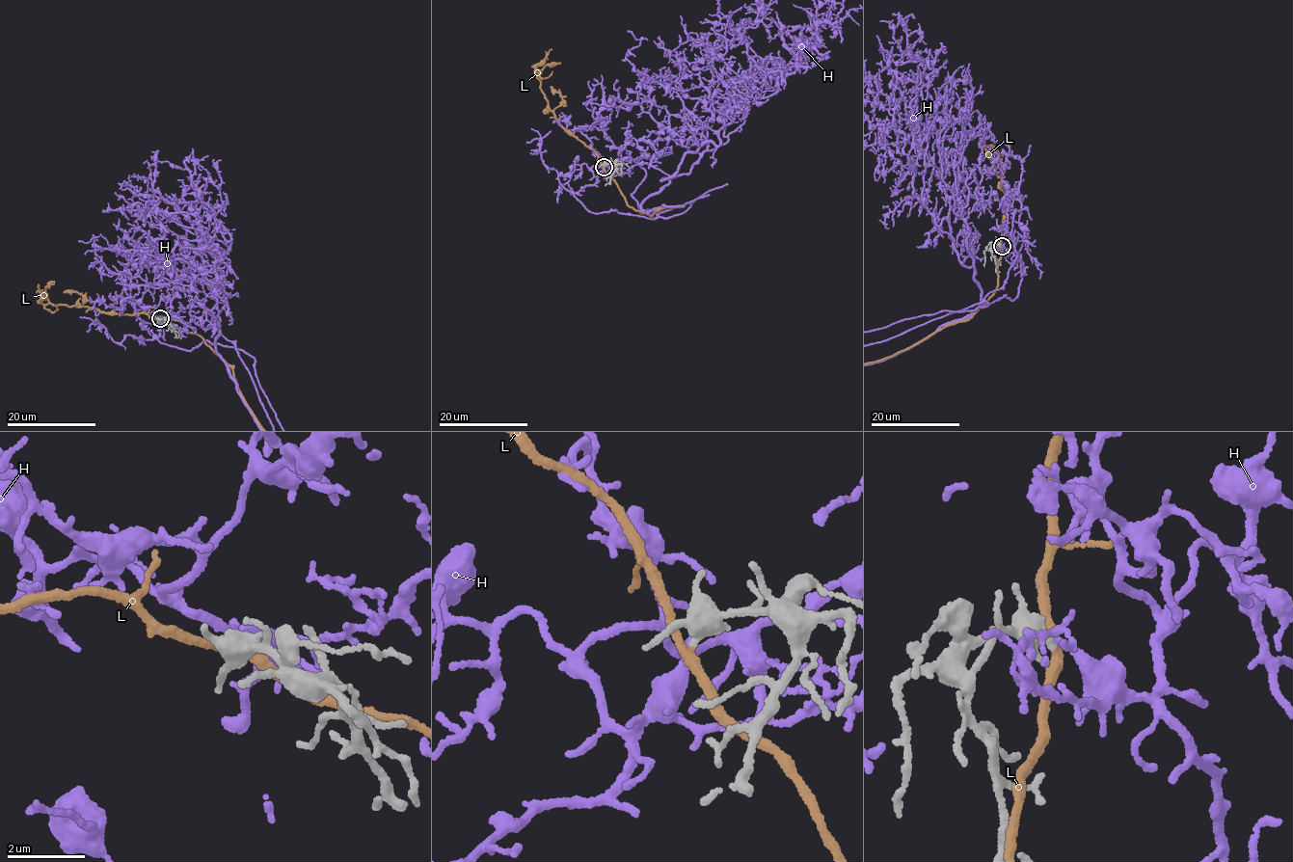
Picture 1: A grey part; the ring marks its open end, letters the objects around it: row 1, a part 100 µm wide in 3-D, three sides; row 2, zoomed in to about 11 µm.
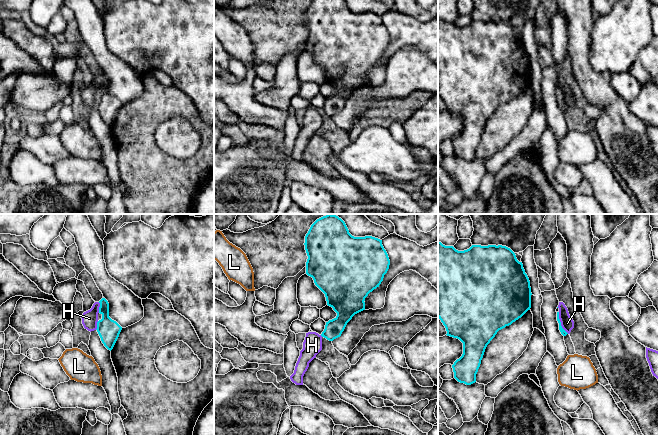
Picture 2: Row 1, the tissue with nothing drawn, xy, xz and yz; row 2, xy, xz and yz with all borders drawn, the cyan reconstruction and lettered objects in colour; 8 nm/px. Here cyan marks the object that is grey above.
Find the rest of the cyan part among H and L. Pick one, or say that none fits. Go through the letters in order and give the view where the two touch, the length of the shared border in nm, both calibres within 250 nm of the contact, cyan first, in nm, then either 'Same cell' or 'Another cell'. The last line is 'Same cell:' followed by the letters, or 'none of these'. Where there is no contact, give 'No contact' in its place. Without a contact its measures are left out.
H: Touches cyan in yz. Shared border 190 nm. Thickness 50 nm (cyan) against 110 nm. Same cell
L: No contact. Another cell
Same cell: H

